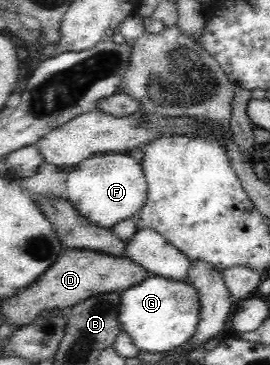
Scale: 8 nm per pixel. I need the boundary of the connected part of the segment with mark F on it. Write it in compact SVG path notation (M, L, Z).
M102 153L67 169L68 201L77 212L96 226L112 229L120 221L132 219L145 206L148 193L140 160L128 153Z

